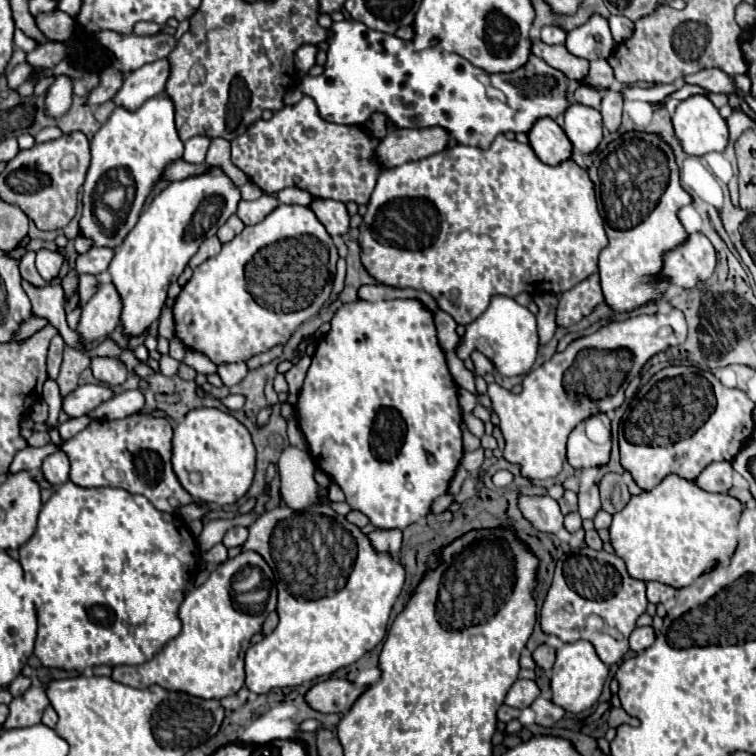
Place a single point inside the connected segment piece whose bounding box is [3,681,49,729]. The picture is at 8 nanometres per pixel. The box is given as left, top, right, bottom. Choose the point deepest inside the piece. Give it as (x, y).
(26, 710)

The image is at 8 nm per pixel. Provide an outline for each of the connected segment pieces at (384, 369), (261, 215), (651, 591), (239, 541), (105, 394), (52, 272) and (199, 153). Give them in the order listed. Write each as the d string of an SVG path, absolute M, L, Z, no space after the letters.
M357 299L355 303L341 305L331 319L329 333L317 341L315 353L311 357L311 365L307 369L303 387L301 387L297 403L295 403L295 411L297 411L299 427L307 439L309 453L311 453L311 457L315 455L317 467L333 483L337 483L341 487L351 509L365 513L377 529L403 529L411 523L417 523L419 519L423 519L429 513L431 501L447 493L449 483L455 477L455 471L463 459L463 441L461 441L463 415L461 415L461 407L459 407L459 387L449 373L445 353L439 345L433 313L417 299L393 299L393 301L375 301L375 303Z
M261 195L255 201L241 201L239 209L237 209L237 217L245 225L255 225L255 223L263 221L277 205L279 205L279 201L273 195Z
M649 581L647 583L647 599L651 603L667 603L669 599L675 597L675 589L665 585L665 583L657 583L657 581Z
M231 527L223 537L223 545L237 547L237 545L243 545L245 539L247 539L247 527Z
M79 385L73 393L69 393L63 399L63 411L69 417L85 415L111 397L113 397L113 391L105 385Z
M47 249L37 251L37 271L45 281L51 281L59 273L63 261L65 257L57 251L47 251Z
M195 135L189 141L185 141L185 153L183 159L189 163L205 163L205 153L209 149L211 139L207 135Z

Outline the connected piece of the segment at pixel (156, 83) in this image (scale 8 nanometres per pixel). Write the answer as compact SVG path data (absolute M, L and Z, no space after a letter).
M157 59L153 63L147 63L125 77L121 91L113 97L117 105L129 107L139 107L145 103L145 99L151 99L153 95L161 95L165 91L165 83L171 75L171 65L167 59Z

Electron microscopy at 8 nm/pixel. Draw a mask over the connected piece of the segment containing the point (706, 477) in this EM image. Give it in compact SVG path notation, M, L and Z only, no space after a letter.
M711 463L709 467L705 467L705 471L695 479L695 483L709 491L709 493L723 493L727 495L731 485L733 485L733 467L731 463Z

